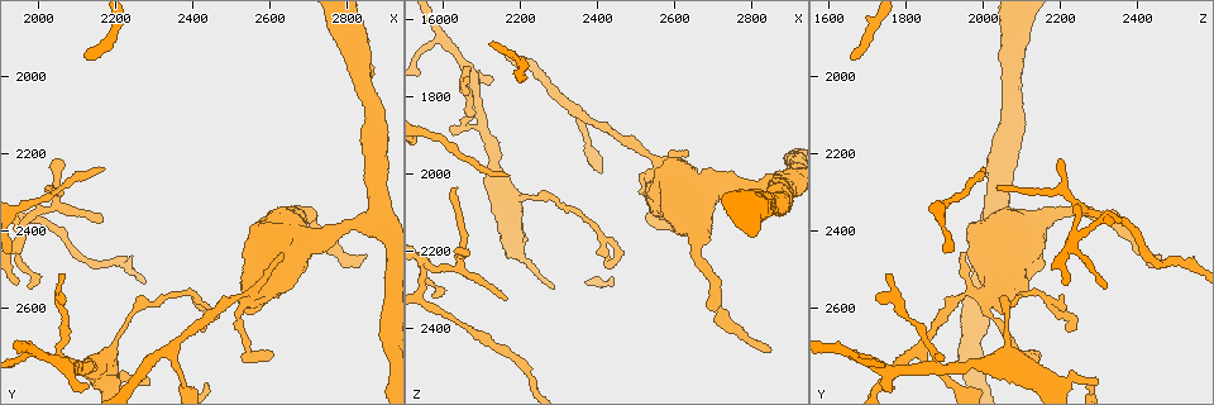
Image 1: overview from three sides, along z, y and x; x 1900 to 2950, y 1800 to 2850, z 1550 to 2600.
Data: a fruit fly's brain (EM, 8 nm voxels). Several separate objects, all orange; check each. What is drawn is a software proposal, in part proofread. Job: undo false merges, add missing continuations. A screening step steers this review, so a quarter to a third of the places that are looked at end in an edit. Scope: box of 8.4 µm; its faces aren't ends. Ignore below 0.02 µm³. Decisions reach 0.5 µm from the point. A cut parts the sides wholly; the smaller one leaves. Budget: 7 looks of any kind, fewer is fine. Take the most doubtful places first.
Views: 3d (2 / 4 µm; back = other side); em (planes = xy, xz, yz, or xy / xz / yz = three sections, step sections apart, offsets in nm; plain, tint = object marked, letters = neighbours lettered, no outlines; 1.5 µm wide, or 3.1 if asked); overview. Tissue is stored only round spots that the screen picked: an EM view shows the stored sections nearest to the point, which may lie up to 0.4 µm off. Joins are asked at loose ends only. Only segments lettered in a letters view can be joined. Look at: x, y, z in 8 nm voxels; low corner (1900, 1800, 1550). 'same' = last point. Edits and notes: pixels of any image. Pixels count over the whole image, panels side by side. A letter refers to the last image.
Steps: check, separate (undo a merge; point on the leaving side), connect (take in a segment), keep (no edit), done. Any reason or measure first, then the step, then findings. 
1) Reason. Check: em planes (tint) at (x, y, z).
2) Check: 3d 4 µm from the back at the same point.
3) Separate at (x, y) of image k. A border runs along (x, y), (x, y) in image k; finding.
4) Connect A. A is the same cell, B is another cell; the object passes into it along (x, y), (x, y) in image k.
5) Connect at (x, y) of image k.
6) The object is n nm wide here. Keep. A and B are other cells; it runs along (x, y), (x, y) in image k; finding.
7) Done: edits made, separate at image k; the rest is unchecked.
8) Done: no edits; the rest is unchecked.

Check: 3d 2 µm at (2065, 2510, 1750).

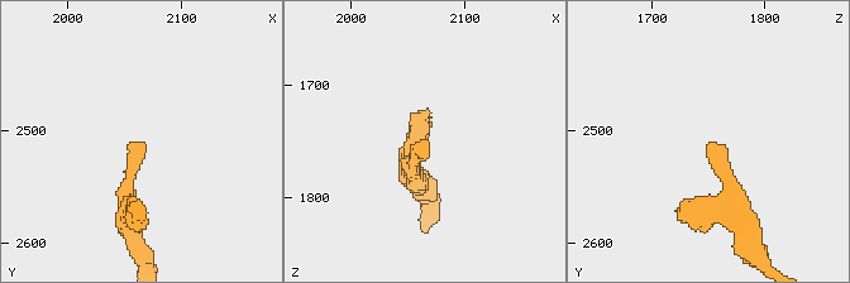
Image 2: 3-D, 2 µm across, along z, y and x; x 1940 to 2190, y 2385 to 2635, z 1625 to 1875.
Check: em planes (letters) at (2066, 2510, 1748).

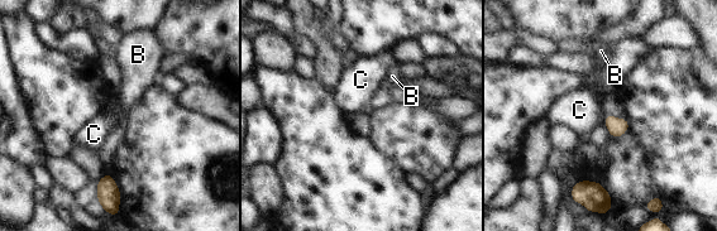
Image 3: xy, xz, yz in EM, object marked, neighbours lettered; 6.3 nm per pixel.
Keep. B and C are other cells; a border runs along (603, 116), (605, 121) in image 3; no lettered segment goes on from it.

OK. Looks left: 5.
Sudden change in width. Check: 3d 4 µm at (2560, 2570, 2000).

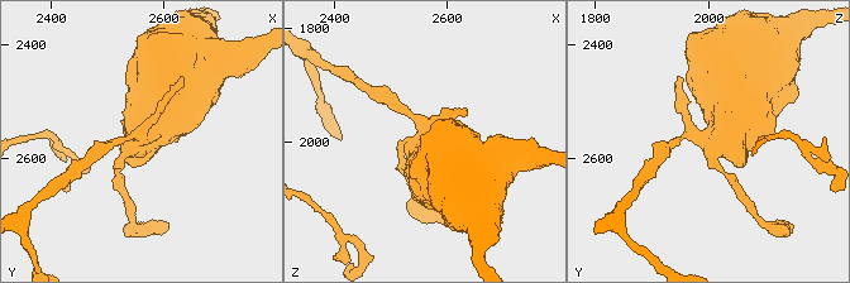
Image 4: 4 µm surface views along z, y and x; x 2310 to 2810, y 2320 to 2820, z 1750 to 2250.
Now the EM. Check: em yz step 8 (letters) at (2565, 2570, 2000).

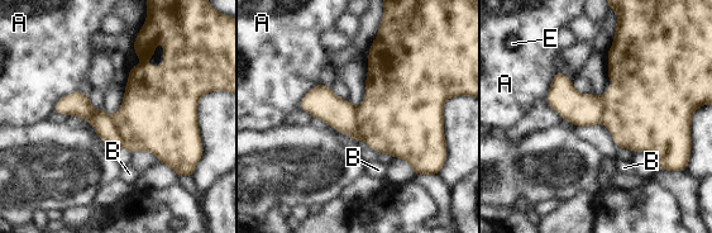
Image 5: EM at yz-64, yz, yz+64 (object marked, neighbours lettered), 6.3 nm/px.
Separate at (340, 114) of image 5. A, B and E are other cells; a border runs along (357, 108), (357, 129), (363, 138) in image 5; two neurons meet here.

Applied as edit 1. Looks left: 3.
Done: edits made, separate at image 5; the rest is unchecked.

